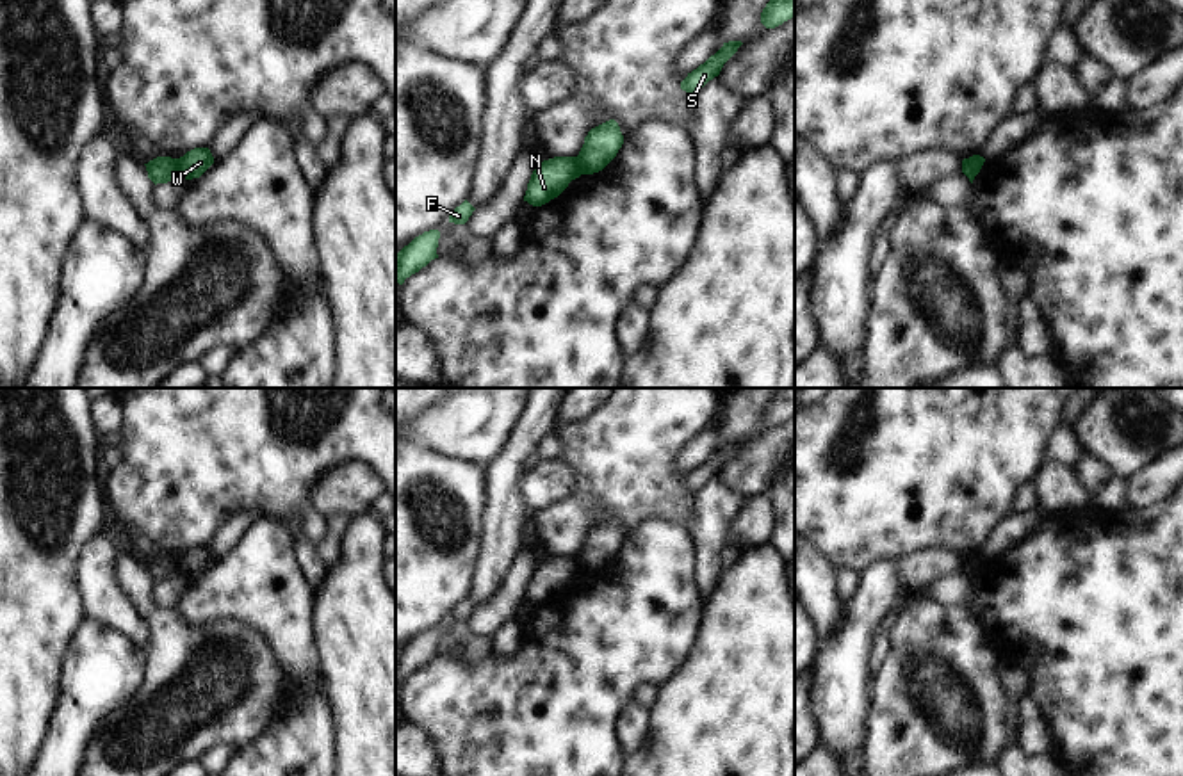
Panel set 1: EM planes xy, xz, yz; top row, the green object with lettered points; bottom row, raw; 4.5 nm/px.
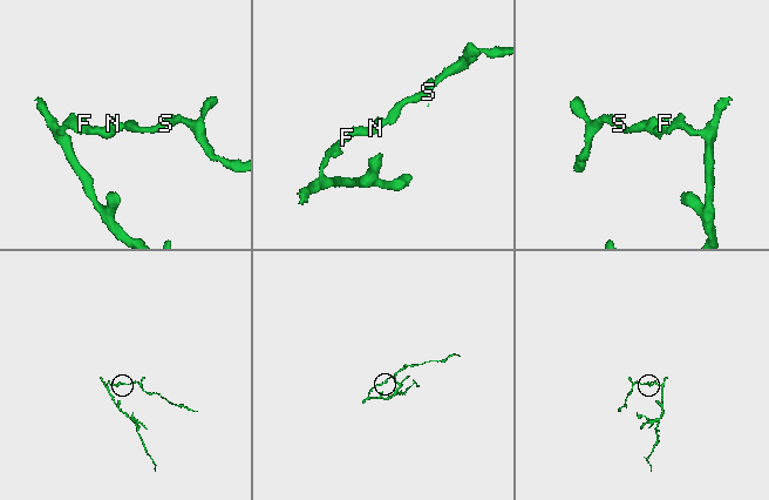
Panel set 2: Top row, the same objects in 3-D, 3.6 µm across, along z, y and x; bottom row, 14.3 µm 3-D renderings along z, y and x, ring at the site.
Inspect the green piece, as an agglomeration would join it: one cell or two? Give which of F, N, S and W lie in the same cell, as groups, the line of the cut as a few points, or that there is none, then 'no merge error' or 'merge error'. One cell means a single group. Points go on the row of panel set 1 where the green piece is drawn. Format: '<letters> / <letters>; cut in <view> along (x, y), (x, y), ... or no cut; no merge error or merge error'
F N / S W; cut in xz along (574, 157), (581, 173); merge error

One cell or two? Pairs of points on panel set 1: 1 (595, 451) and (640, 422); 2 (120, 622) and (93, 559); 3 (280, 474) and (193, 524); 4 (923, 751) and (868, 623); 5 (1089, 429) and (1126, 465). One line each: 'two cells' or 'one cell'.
1: one cell
2: one cell
3: one cell
4: two cells
5: one cell

